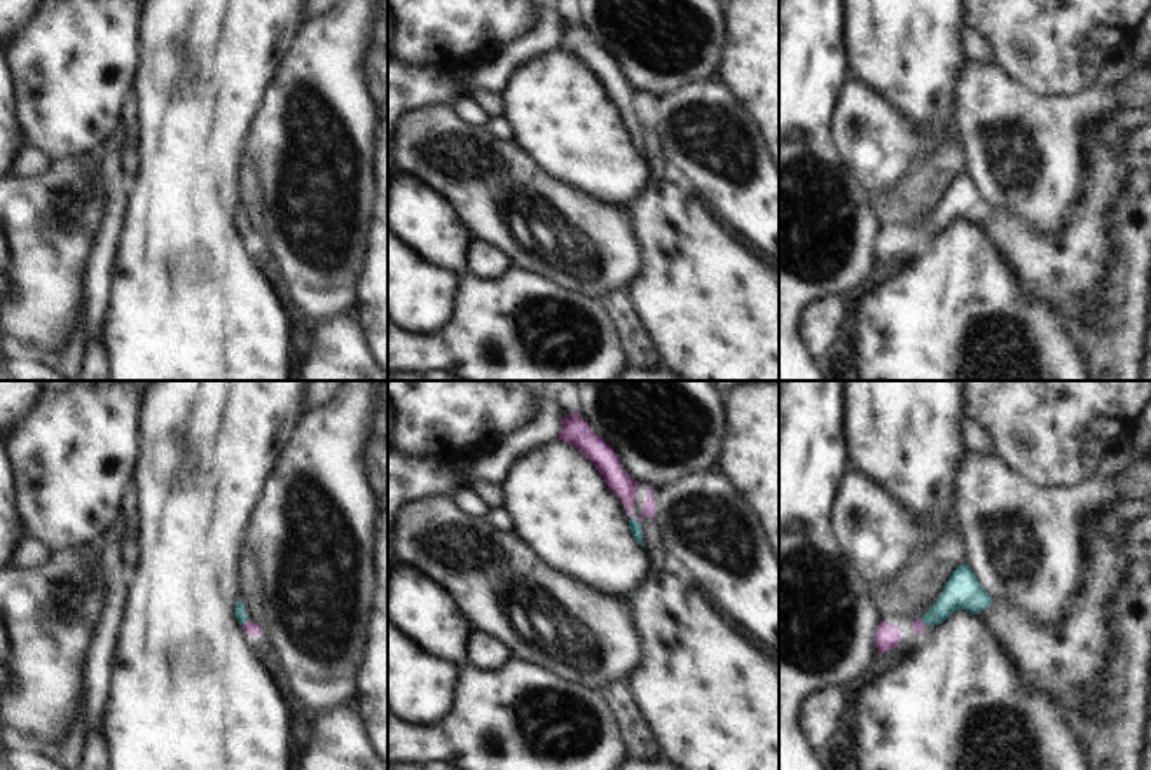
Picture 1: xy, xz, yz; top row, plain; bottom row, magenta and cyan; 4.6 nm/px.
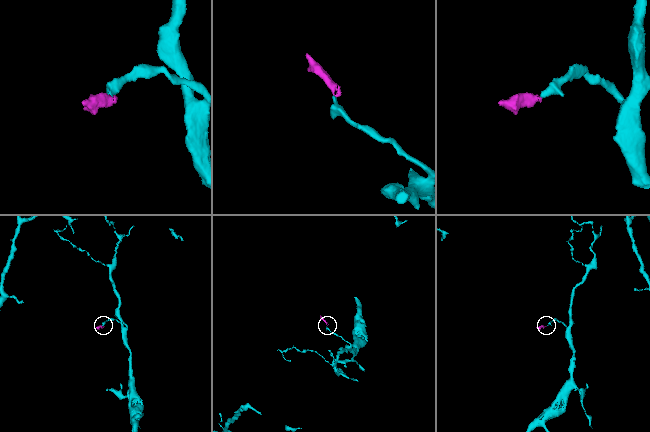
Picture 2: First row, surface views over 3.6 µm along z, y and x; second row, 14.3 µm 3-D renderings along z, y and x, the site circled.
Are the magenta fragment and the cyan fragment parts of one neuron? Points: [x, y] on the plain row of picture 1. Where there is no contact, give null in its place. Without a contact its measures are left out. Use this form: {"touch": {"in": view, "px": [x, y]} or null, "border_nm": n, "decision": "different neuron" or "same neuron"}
{"touch": {"in": "xy", "px": [247, 231]}, "border_nm": 50, "decision": "same neuron"}

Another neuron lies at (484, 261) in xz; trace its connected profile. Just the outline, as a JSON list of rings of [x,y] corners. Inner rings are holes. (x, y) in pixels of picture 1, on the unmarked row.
[[[472,239],[466,253],[468,274],[493,279],[507,272],[512,265],[507,255],[494,246]]]

